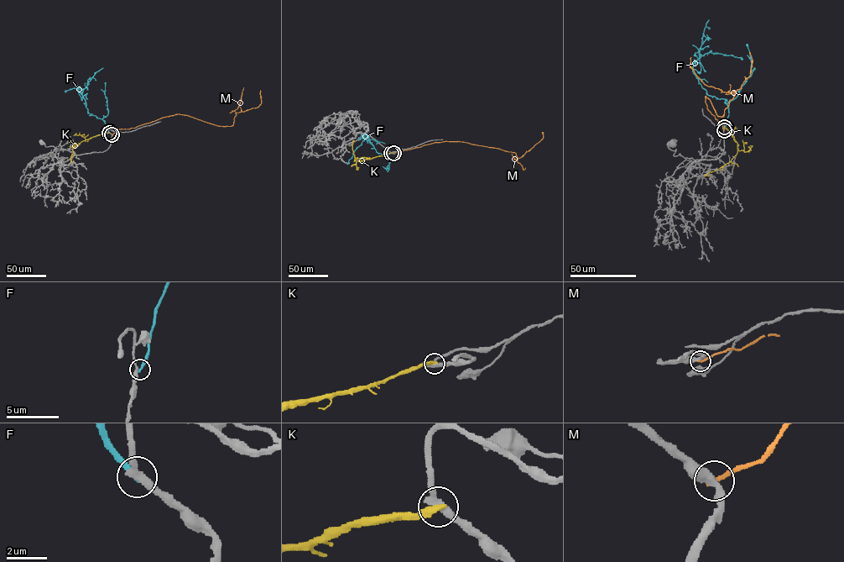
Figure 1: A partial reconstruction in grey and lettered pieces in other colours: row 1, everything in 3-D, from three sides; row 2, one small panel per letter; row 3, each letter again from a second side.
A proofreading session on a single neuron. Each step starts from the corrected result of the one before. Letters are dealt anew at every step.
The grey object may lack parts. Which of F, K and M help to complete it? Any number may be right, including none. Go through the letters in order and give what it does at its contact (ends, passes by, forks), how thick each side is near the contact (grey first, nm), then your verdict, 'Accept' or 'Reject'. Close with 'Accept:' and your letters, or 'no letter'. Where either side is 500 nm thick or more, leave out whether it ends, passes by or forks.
F: It ends there. Thickness 300 nm (grey) against 280 nm. Reject
K: It ends there. Thickness 320 nm (grey) against 320 nm. Reject
M: It ends there. Thickness 360 nm (grey) against 200 nm. Reject
Accept: no letter

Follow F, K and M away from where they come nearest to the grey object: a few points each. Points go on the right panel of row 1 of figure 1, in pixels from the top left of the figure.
F: (725, 127), (728, 106), (725, 100), (706, 93), (693, 72), (693, 64), (701, 55), (710, 52), (742, 59)
K: (724, 127), (736, 141), (737, 154), (729, 162), (704, 175)
M: (724, 130), (720, 121), (707, 109), (705, 97), (721, 117), (734, 94), (705, 84), (690, 66), (691, 57)

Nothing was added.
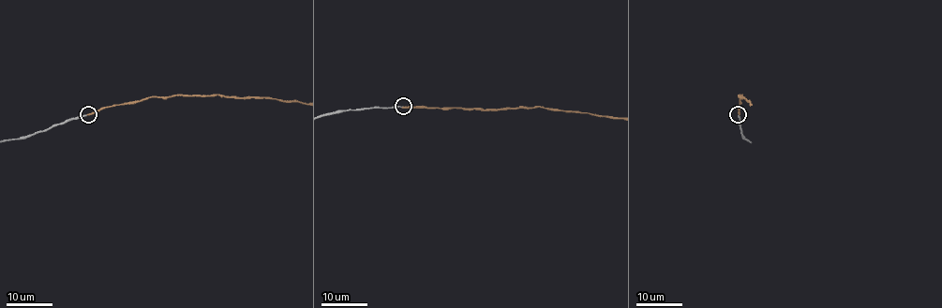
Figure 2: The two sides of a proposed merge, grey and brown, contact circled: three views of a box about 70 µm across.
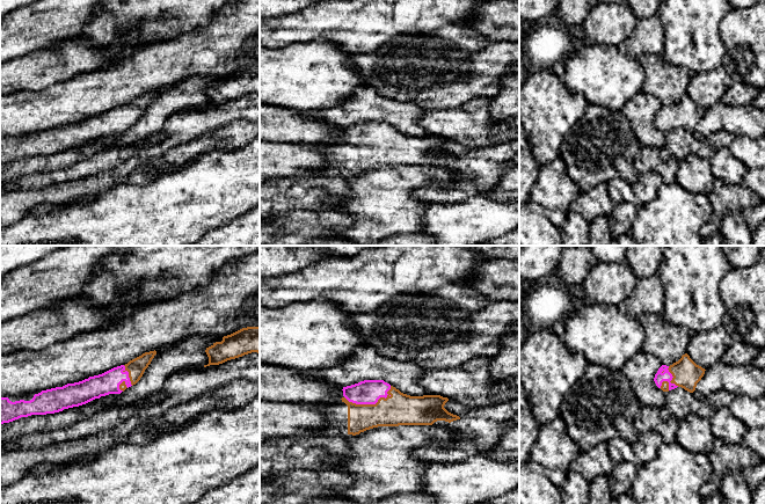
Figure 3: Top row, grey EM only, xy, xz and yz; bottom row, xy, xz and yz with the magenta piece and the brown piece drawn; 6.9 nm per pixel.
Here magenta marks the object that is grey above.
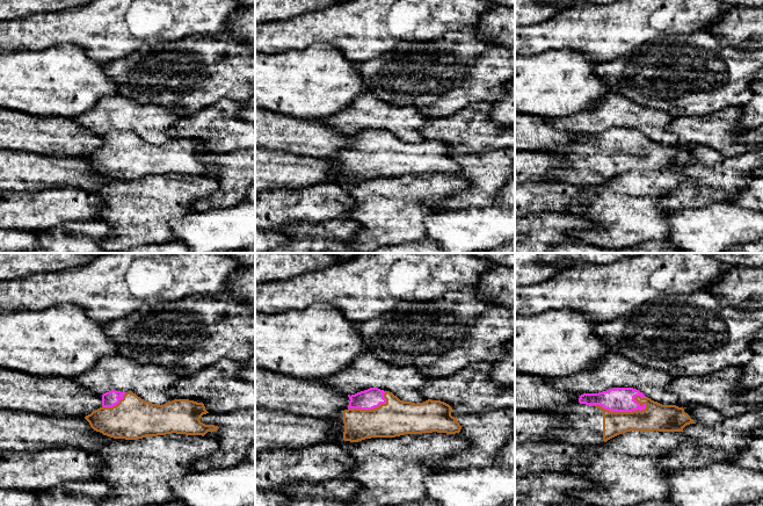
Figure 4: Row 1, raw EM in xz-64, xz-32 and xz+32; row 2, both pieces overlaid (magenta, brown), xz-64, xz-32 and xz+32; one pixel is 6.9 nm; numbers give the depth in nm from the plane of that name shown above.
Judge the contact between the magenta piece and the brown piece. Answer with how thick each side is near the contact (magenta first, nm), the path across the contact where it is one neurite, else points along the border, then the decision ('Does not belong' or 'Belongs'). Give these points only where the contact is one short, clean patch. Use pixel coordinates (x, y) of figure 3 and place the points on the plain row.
Thickness 170 nm (magenta) against 220 nm. Belongs

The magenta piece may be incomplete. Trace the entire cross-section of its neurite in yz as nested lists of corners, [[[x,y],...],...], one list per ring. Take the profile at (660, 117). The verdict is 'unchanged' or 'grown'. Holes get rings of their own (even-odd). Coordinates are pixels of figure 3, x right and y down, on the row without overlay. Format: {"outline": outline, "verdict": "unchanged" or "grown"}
{"outline": [[[687,94],[670,107],[662,105],[655,115],[654,122],[663,132],[669,132],[677,127],[693,133],[697,124],[705,115],[705,109],[697,105]]], "verdict": "grown"}

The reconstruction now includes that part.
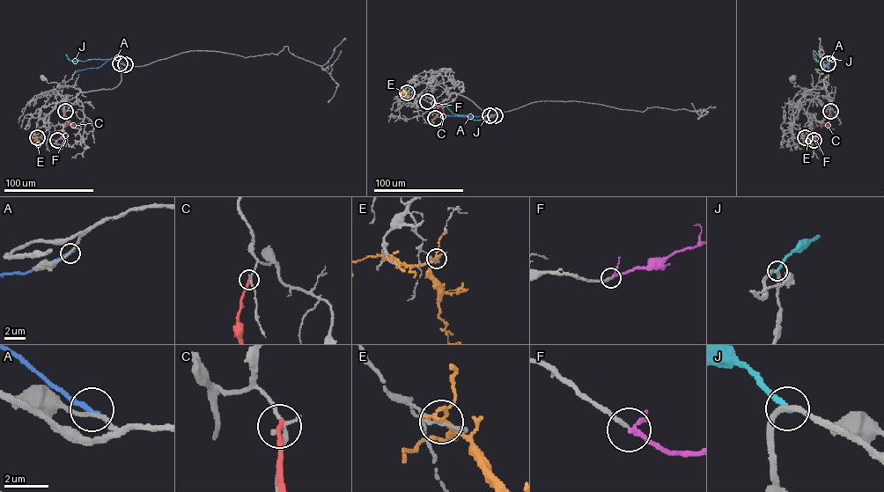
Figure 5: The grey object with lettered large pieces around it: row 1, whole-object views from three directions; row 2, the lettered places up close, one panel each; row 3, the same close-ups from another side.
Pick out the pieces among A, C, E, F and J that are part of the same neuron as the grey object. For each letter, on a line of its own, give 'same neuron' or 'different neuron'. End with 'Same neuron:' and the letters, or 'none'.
A: different neuron
C: different neuron
E: different neuron
F: same neuron
J: different neuron
Same neuron: F

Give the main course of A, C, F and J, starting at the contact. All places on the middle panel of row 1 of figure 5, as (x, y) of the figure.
A: (495, 115), (446, 114)
C: (435, 118), (442, 117), (444, 112), (435, 98)
F: (427, 101), (434, 103), (438, 108)
J: (489, 115), (474, 120), (467, 115), (453, 113), (444, 104), (436, 102)

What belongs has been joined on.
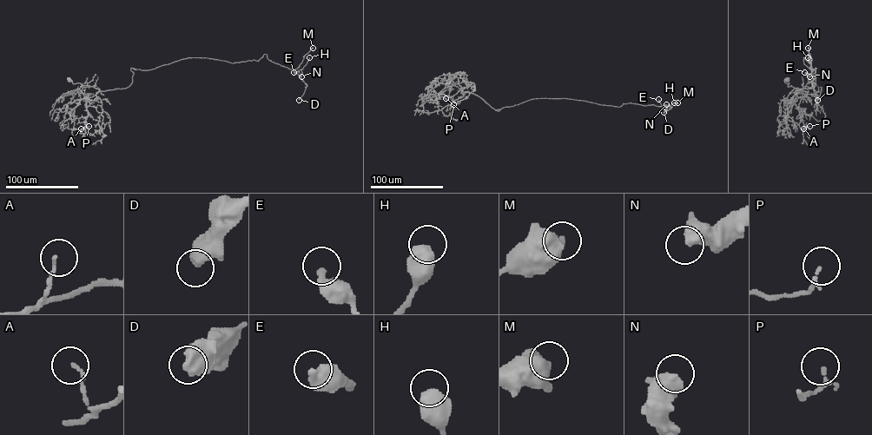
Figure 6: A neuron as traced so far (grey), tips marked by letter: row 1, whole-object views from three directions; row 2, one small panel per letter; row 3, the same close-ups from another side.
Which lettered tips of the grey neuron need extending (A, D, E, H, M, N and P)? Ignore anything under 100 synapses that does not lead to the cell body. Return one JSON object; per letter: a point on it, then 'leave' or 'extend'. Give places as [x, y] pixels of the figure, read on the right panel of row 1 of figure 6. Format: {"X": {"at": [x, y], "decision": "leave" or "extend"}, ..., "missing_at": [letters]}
{"A": {"at": [803, 128], "decision": "leave"}, "D": {"at": [817, 100], "decision": "leave"}, "E": {"at": [804, 72], "decision": "leave"}, "H": {"at": [808, 57], "decision": "leave"}, "M": {"at": [808, 48], "decision": "leave"}, "N": {"at": [809, 76], "decision": "leave"}, "P": {"at": [809, 126], "decision": "leave"}, "missing_at": []}

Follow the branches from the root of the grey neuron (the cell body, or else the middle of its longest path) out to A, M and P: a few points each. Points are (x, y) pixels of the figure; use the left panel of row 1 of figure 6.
A: (69, 80), (81, 87), (100, 89), (81, 99), (74, 109), (73, 129), (81, 128)
M: (69, 80), (99, 91), (125, 88), (131, 68), (188, 57), (258, 61), (265, 54), (294, 69), (313, 48)
P: (69, 80), (81, 87), (100, 89), (81, 99), (74, 109), (73, 129), (89, 126)

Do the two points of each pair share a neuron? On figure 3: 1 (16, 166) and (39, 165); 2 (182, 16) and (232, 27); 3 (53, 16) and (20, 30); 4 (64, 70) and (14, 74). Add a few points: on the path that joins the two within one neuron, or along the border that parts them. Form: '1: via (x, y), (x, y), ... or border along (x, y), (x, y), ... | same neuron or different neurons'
1: via (22, 166), (34, 165) | same neuron
2: border along (218, 12), (206, 23), (182, 33) | different neurons
3: via (45, 23), (28, 29) | same neuron
4: via (51, 70), (38, 70), (27, 73) | same neuron

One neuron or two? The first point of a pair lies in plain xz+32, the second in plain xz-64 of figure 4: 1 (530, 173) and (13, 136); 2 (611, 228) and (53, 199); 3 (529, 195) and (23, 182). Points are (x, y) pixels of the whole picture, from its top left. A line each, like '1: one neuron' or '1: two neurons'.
1: two neurons
2: two neurons
3: two neurons

